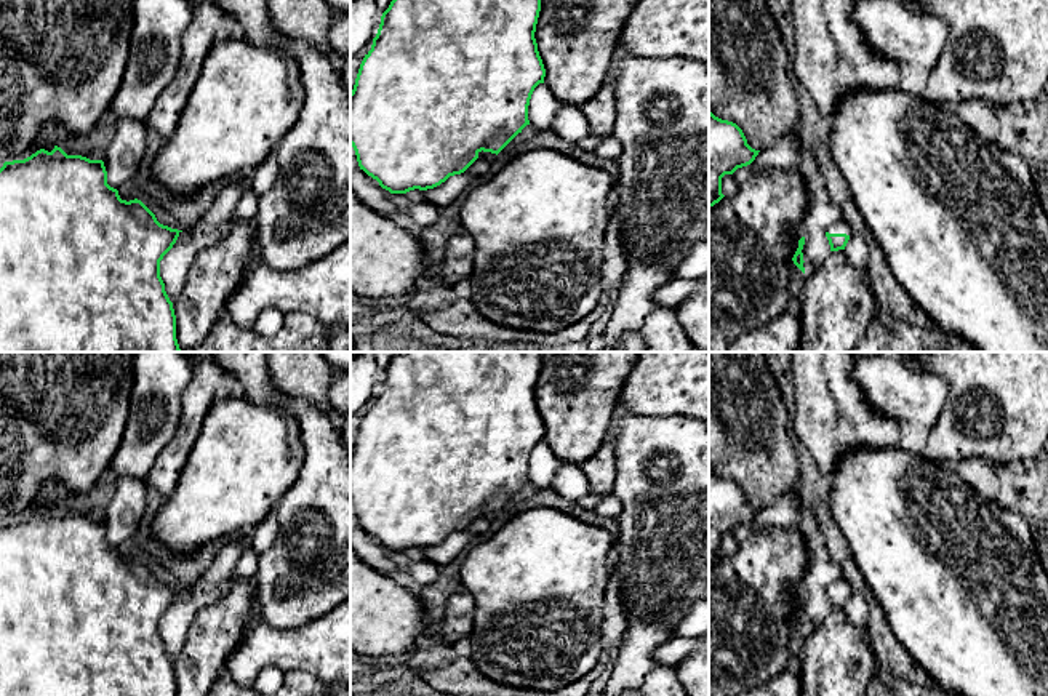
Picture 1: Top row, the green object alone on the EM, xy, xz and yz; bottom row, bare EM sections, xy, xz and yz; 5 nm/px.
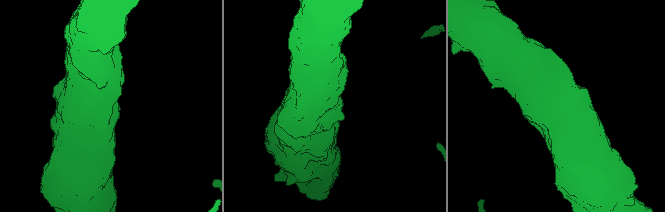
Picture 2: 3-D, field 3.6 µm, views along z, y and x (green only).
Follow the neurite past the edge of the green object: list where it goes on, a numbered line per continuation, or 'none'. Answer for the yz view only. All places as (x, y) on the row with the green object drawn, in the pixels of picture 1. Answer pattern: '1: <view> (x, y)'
1: yz (842, 226)

